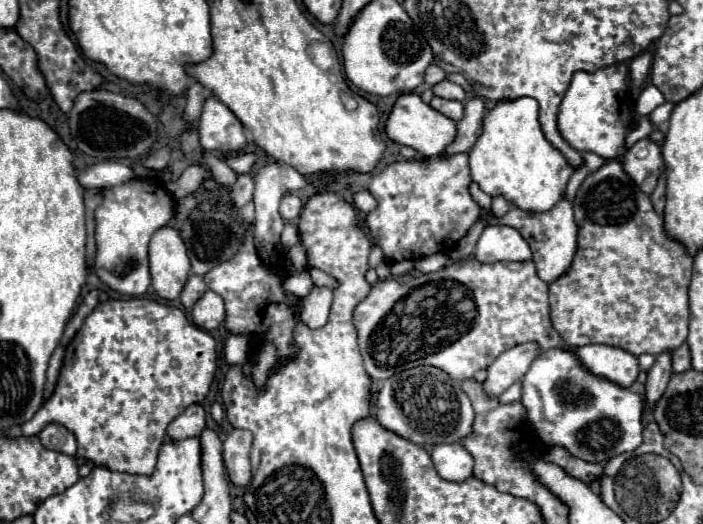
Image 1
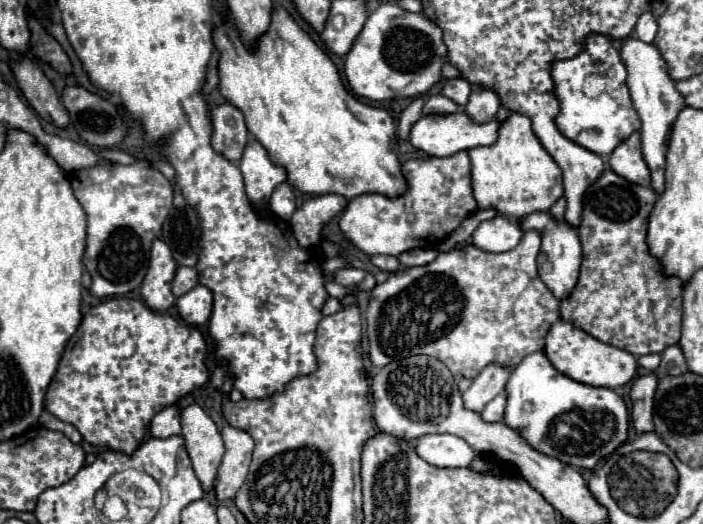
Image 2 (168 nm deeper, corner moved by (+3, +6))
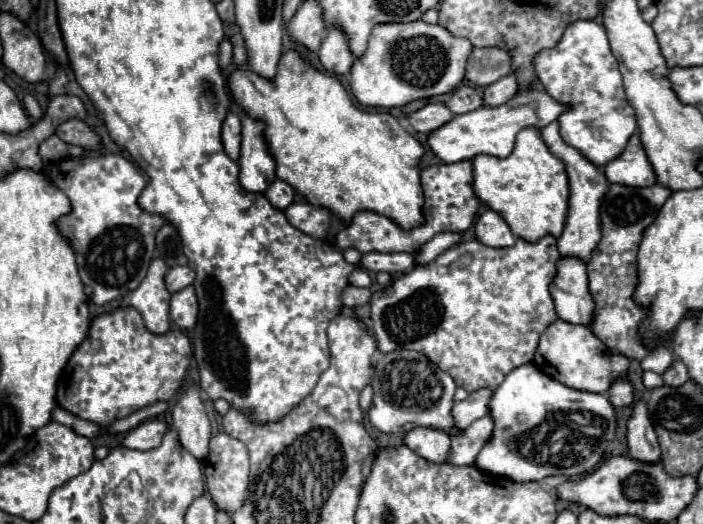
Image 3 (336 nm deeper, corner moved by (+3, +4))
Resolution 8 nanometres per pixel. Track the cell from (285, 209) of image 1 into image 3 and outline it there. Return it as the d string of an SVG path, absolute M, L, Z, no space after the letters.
M276 179L276 181L268 187L268 191L266 191L264 195L266 195L266 199L268 199L276 209L284 211L284 209L292 203L292 199L294 199L294 189L292 189L288 183Z

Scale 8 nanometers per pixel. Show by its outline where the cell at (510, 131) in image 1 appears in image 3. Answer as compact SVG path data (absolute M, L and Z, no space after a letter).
M532 127L516 135L514 151L500 159L492 155L476 155L474 165L474 193L476 197L508 223L512 233L520 239L540 239L540 235L560 235L568 211L568 177L564 163L556 159L540 133Z

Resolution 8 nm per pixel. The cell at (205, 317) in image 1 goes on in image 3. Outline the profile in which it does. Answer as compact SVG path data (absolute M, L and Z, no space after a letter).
M192 285L172 295L170 315L180 329L194 329L198 321L198 301Z

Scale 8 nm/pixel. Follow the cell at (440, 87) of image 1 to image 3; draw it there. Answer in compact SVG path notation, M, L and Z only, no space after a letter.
M460 85L460 87L452 93L452 97L446 101L446 107L448 107L452 113L456 113L456 115L468 113L468 111L474 111L474 109L482 107L482 97L478 95L478 91L476 91L474 87L470 87L470 85Z

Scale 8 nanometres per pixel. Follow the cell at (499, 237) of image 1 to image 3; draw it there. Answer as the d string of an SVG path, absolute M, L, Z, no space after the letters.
M486 209L476 221L476 239L488 247L512 247L516 237L506 221L492 209Z

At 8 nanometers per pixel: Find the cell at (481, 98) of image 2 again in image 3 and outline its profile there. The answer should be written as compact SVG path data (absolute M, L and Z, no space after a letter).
M506 75L506 77L498 79L496 83L492 83L484 89L482 101L484 101L486 107L498 107L498 105L504 105L508 99L512 99L516 95L516 91L518 91L516 77Z

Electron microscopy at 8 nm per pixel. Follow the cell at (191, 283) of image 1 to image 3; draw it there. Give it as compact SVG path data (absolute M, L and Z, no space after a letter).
M184 265L184 267L172 267L172 269L166 273L166 279L164 279L164 281L166 281L166 289L168 289L170 293L176 293L176 291L192 285L194 277L196 277L196 273L194 273L188 265Z

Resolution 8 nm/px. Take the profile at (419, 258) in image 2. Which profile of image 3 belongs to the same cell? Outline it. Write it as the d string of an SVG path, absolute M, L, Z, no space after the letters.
M366 253L362 255L360 265L370 271L386 271L386 273L404 273L410 271L416 261L410 253Z

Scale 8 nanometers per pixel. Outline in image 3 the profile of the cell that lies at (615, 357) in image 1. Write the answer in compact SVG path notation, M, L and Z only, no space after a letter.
M558 319L540 337L534 363L536 367L540 367L540 371L552 375L552 379L564 383L566 387L592 393L606 393L614 385L614 381L624 379L628 375L630 359L620 353L612 353L586 325L574 325Z

